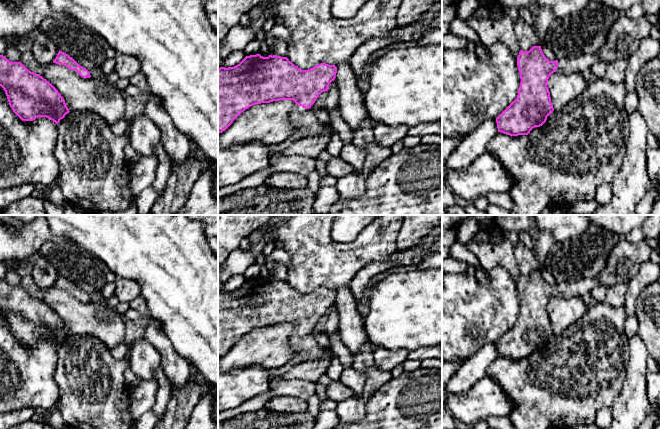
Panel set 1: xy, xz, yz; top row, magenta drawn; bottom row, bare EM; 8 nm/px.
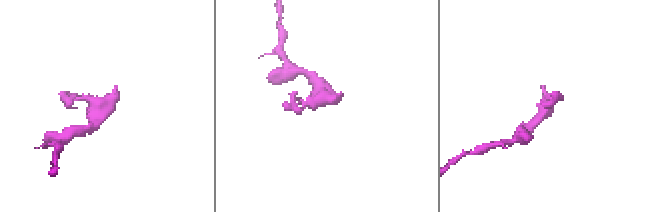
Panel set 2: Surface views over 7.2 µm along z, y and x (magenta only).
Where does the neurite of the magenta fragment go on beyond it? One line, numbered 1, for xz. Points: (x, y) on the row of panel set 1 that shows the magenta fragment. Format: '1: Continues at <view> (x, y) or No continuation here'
1: Continues at xz (304, 121)

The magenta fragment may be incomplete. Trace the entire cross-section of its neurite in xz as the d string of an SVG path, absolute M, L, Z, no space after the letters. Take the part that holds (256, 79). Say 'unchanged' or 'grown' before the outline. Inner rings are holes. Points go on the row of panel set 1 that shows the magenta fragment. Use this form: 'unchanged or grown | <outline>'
grown | M260 54L246 56L234 67L220 67L218 69L218 133L225 131L242 112L253 105L279 100L293 100L296 106L290 113L289 121L295 128L294 133L299 134L301 138L328 133L331 138L334 133L333 129L317 120L311 106L322 92L328 91L329 84L336 78L336 73L337 67L335 65L320 63L311 69L302 70L290 62L287 57L276 55L263 57Z

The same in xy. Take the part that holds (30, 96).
unchanged | M0 55L0 86L4 89L10 107L22 121L46 117L56 124L70 111L58 90L39 74L29 71L21 62L11 62Z

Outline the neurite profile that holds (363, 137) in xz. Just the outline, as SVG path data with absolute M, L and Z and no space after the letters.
M368 116L364 124L352 132L352 144L364 149L366 156L362 166L362 173L366 178L386 157L392 154L390 148L383 148L374 141L374 121Z

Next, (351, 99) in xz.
M349 60L336 65L336 83L339 90L338 107L343 120L350 129L359 129L368 117L364 106L364 93L357 86L357 76L354 74Z

